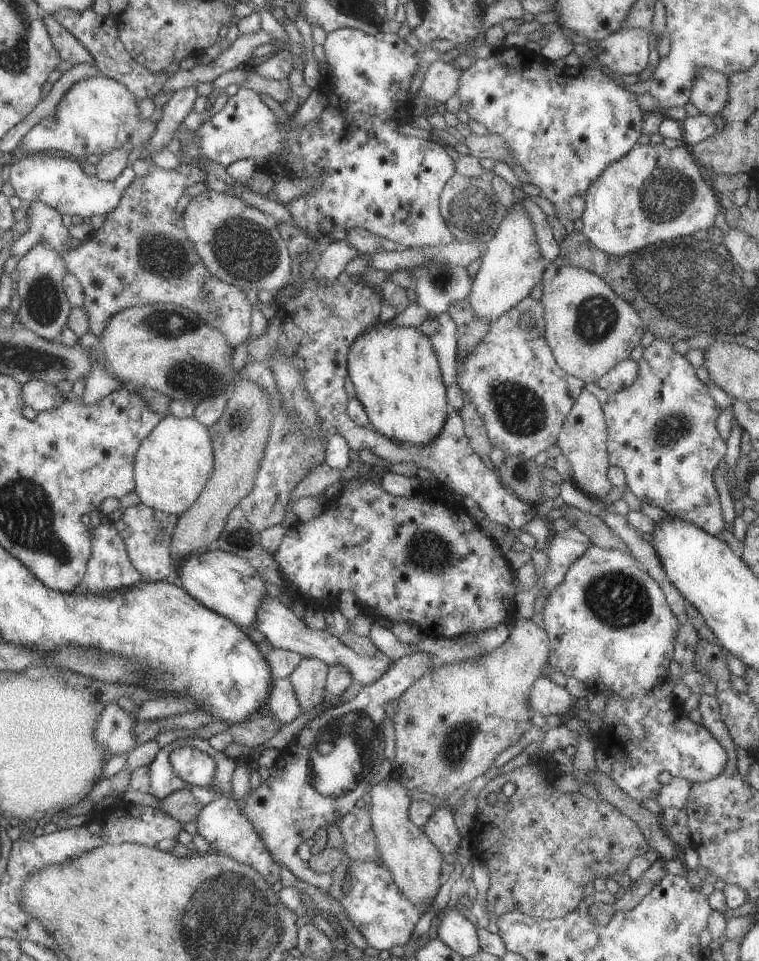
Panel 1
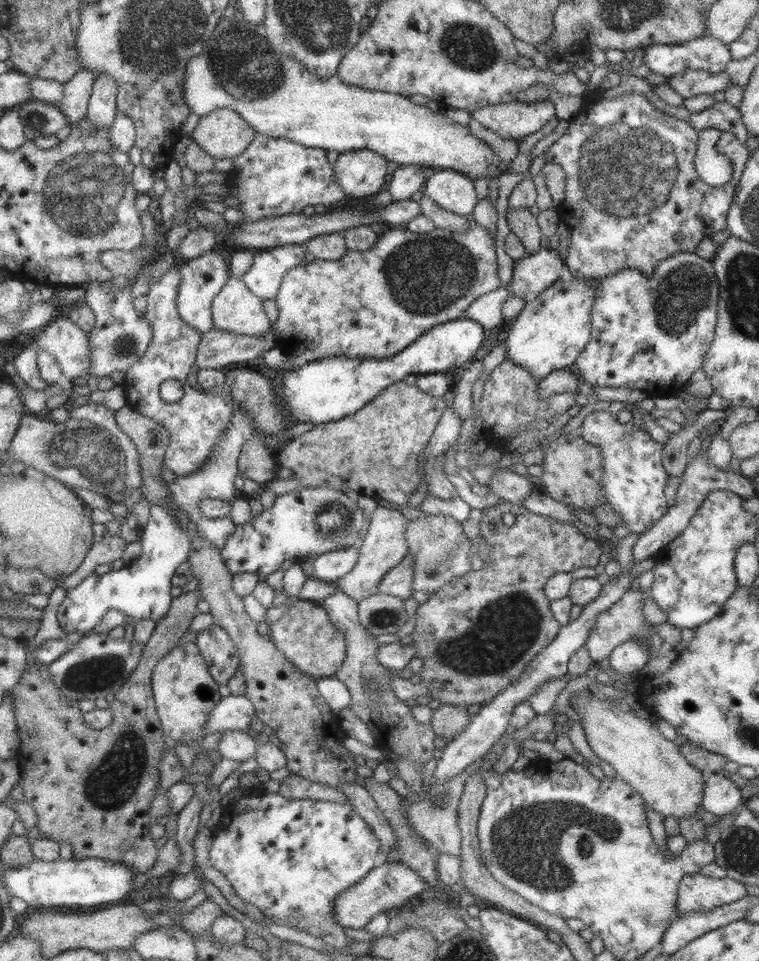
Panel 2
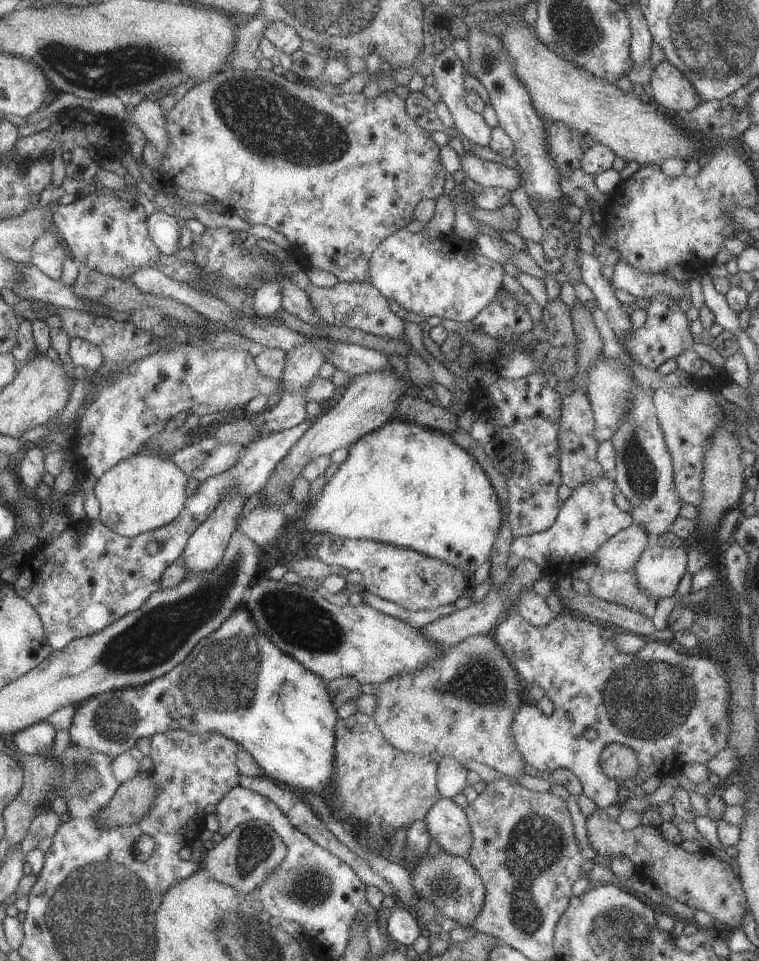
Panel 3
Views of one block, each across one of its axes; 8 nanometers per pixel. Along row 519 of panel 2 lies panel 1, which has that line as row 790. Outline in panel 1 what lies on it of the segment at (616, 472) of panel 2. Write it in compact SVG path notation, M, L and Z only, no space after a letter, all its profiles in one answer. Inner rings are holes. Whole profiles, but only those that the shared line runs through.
M604 691L602 694L607 699L603 710L598 714L602 726L592 735L601 750L613 760L610 779L635 802L655 799L661 788L657 780L660 772L667 772L672 777L685 779L693 784L707 782L723 770L727 760L725 750L703 726L689 720L682 704L675 702L672 696L657 700L651 691L626 698Z

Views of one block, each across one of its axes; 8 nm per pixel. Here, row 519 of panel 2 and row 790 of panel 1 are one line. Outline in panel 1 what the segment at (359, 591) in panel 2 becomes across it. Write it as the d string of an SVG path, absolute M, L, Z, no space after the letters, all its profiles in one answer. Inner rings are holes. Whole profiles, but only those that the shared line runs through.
M392 773L389 779L381 779L367 790L370 802L367 804L371 821L371 832L375 836L375 850L384 866L387 866L395 886L408 898L411 904L427 904L439 890L439 865L442 854L431 844L425 833L409 820L408 808L411 798Z

